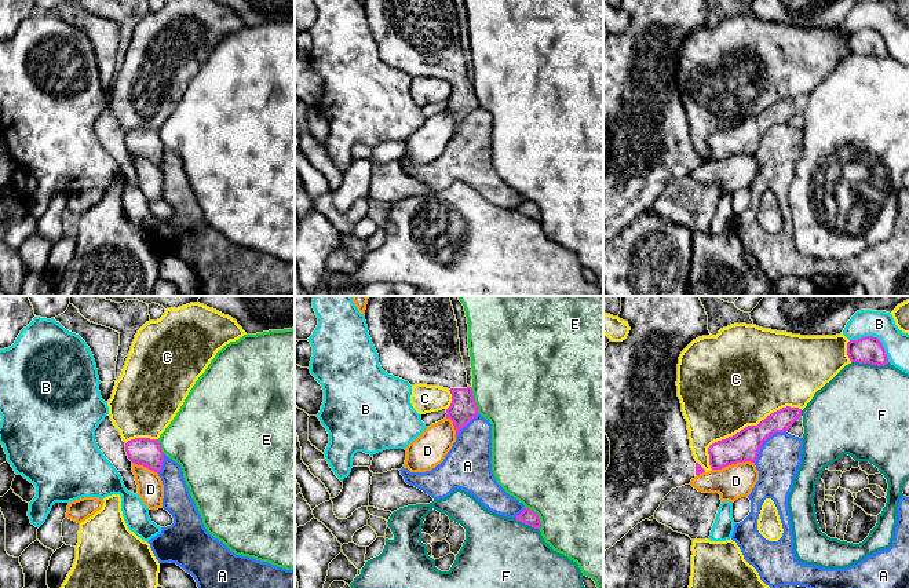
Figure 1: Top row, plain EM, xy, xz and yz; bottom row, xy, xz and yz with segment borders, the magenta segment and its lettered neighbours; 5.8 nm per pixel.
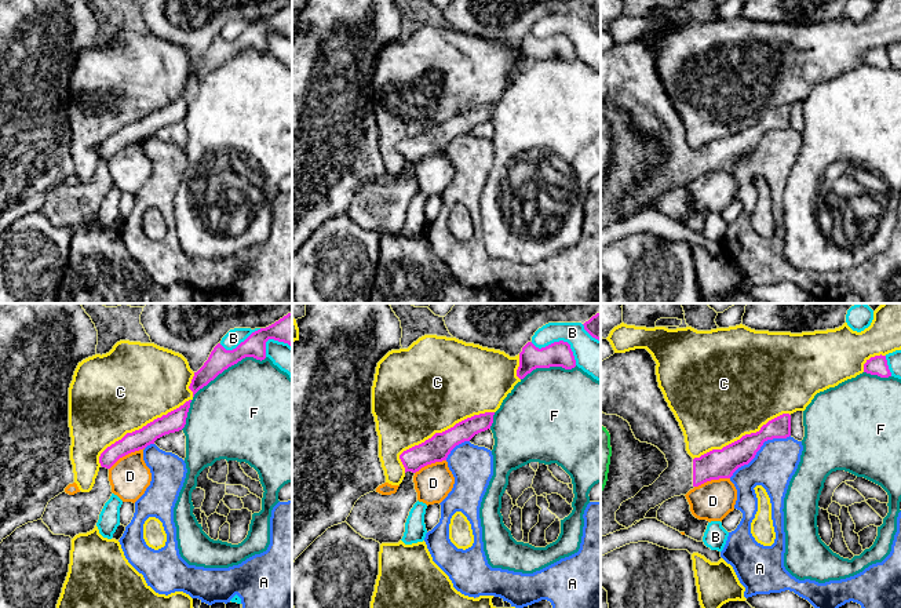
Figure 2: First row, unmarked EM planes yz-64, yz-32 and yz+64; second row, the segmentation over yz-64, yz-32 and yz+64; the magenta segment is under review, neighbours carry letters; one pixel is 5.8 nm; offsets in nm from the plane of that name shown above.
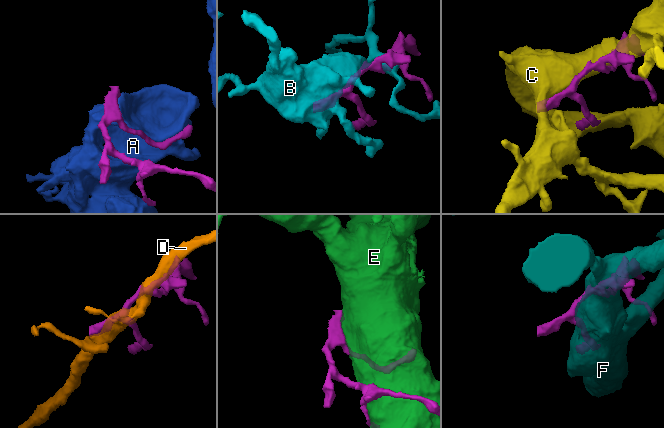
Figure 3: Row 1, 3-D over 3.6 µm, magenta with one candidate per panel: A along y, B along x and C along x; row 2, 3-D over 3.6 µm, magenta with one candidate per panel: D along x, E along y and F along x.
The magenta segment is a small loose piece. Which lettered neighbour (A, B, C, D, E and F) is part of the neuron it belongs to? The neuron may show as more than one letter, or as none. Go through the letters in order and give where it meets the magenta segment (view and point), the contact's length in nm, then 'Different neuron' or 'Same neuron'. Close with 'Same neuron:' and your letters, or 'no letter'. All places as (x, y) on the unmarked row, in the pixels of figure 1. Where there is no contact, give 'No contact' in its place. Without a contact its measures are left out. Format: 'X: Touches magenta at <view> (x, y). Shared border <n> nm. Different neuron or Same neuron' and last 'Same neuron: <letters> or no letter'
A: Touches magenta at yz (765, 131). Shared border 260 nm. Different neuron
B: Touches magenta at yz (875, 29). Shared border 260 nm. Different neuron
C: Touches magenta at yz (745, 119). Shared border 650 nm. Different neuron
D: Touches magenta at yz (733, 154). Shared border 260 nm. Different neuron
E: Touches magenta at xz (537, 208). Shared border 160 nm. Different neuron
F: Touches magenta at yz (871, 54). Shared border 220 nm. Different neuron
Same neuron: no letter

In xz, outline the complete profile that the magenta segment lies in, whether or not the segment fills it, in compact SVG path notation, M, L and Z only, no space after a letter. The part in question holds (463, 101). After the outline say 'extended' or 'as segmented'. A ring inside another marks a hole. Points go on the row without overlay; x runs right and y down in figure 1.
M366 0L365 12L384 63L410 77L427 76L448 80L452 95L446 110L453 113L456 128L478 105L472 80L467 76L460 44L459 19L453 0Z; extended

